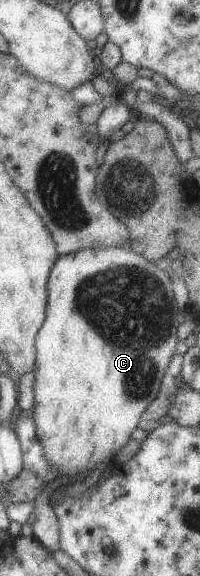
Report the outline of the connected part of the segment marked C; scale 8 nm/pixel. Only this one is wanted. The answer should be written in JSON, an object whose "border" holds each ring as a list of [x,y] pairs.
{"border":[[[92,248],[92,249],[83,249],[75,251],[74,253],[67,253],[64,255],[59,255],[55,262],[52,264],[52,267],[49,271],[49,277],[46,282],[46,291],[47,291],[47,304],[46,304],[46,311],[45,311],[45,318],[42,322],[42,325],[40,326],[40,329],[36,332],[35,335],[35,362],[33,365],[33,402],[32,402],[32,419],[35,425],[35,434],[38,438],[38,443],[41,445],[44,457],[46,458],[46,461],[57,471],[58,478],[57,482],[60,479],[62,475],[64,477],[76,477],[76,475],[82,476],[82,475],[88,475],[98,463],[108,463],[110,457],[112,457],[115,453],[118,453],[118,450],[121,447],[124,447],[124,444],[128,439],[130,439],[130,433],[132,433],[133,429],[136,429],[140,415],[143,414],[143,411],[148,407],[148,404],[157,396],[157,393],[159,392],[160,387],[160,379],[162,379],[162,376],[165,374],[164,371],[166,371],[166,367],[168,365],[168,362],[170,361],[170,357],[174,355],[175,348],[174,345],[176,345],[177,342],[177,327],[178,324],[181,321],[181,315],[178,311],[179,309],[176,307],[176,302],[172,298],[172,286],[170,284],[170,279],[168,278],[168,275],[166,274],[165,270],[159,269],[156,267],[156,265],[148,261],[147,259],[144,259],[140,254],[134,253],[132,249],[126,249],[126,248]]]}

